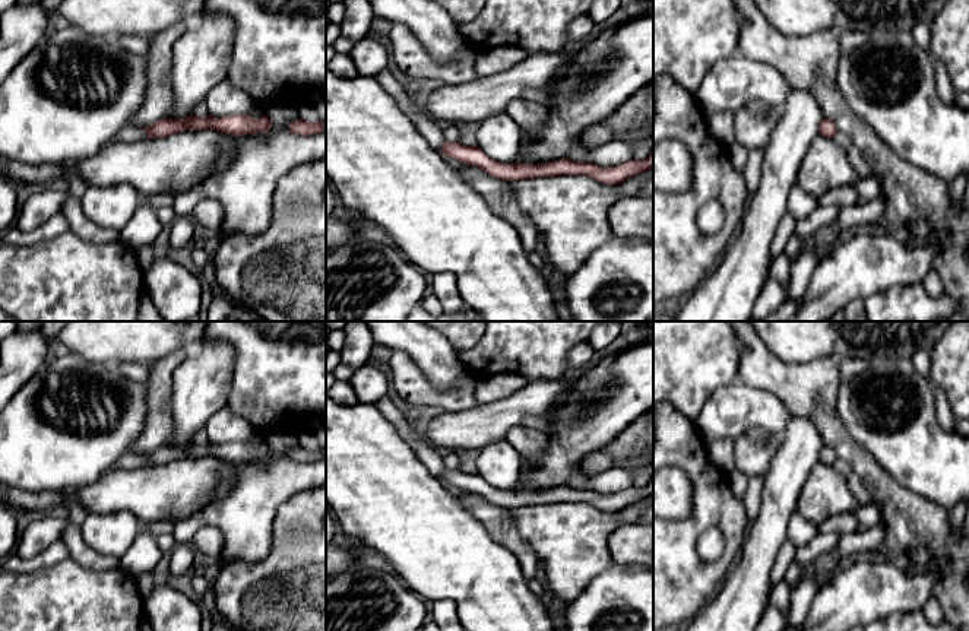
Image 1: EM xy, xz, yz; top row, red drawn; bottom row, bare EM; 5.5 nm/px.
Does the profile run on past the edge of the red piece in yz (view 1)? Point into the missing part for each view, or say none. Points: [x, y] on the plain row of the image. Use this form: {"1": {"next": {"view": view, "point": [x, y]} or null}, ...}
{"1": {"next": null}}

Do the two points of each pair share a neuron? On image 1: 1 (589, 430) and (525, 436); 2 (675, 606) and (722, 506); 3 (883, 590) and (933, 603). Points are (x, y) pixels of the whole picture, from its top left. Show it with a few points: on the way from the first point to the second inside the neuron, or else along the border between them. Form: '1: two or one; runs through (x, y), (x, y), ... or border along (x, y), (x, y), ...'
1: two; border along (547, 433), (547, 450), (535, 465), (529, 465)
2: one; runs through (675, 580), (675, 545), (696, 525)
3: two; border along (931, 595), (921, 609)

